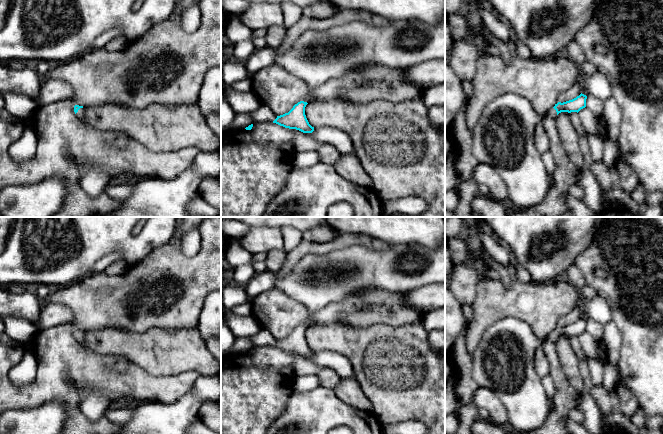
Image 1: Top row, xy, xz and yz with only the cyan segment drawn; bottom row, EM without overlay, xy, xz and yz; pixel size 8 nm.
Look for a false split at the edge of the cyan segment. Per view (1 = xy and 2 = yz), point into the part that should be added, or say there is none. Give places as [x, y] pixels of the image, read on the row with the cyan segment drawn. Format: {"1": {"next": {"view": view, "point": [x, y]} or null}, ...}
{"1": {"next": {"view": "xy", "point": [81, 112]}}, "2": {"next": {"view": "yz", "point": [552, 113]}}}

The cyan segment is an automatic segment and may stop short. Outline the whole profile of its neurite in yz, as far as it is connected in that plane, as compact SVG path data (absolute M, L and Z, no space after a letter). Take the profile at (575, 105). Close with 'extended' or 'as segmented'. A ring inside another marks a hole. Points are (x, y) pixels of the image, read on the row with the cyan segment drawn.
M581 93L579 96L572 100L563 103L558 102L553 108L550 109L548 115L551 118L555 118L561 112L578 113L581 109L586 107L586 99L587 96Z | extended

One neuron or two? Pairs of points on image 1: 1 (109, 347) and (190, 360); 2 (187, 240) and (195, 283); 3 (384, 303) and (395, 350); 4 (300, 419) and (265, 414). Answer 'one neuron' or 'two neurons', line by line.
1: one neuron
2: two neurons
3: two neurons
4: two neurons

